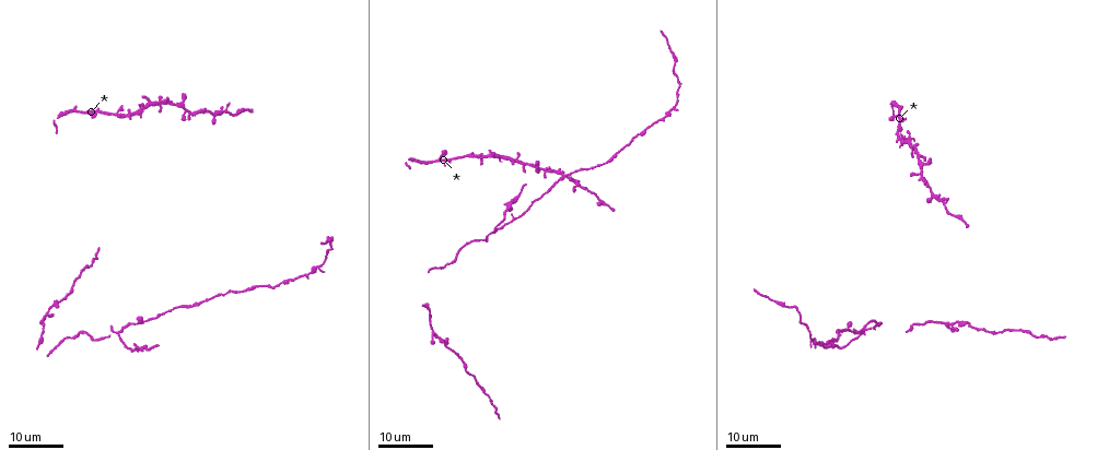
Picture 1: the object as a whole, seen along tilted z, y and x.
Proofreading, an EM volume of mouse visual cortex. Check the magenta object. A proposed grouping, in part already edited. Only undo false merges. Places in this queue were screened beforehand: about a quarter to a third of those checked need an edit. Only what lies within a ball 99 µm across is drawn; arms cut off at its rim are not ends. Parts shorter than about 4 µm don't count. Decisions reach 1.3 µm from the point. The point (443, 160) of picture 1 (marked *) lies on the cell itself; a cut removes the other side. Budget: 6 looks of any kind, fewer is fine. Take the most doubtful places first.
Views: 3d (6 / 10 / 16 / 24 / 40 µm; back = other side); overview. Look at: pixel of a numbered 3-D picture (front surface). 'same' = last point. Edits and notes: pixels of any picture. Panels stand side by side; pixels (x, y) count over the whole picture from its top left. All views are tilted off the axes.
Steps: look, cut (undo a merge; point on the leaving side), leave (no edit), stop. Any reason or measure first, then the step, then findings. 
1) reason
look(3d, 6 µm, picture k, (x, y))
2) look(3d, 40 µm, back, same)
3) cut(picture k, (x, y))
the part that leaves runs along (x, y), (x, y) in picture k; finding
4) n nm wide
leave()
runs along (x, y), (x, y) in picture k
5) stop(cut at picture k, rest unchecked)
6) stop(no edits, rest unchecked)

three-way junction
look(3d, 24 µm, picture 1, (214, 116))

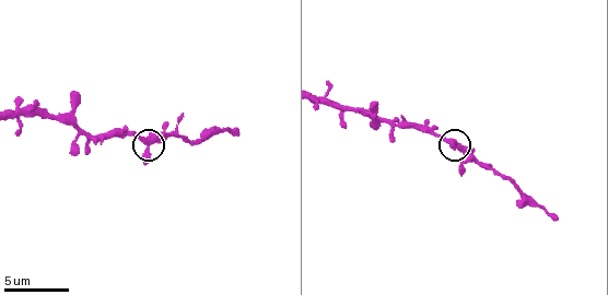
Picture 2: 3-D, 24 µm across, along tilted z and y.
zoom in
look(3d, 6 µm, picture 2, (150, 144))

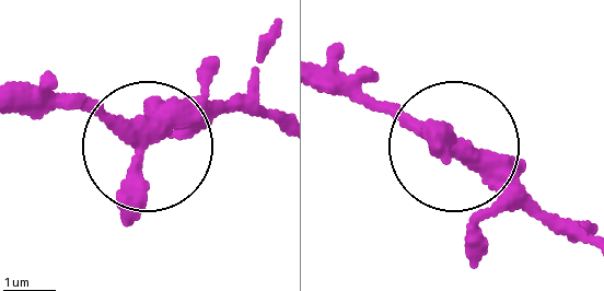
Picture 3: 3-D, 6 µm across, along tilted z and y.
290 nm wide
leave()
all the same cell

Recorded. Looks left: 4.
three arms meet
look(3d, 24 µm, picture 1, (491, 231))

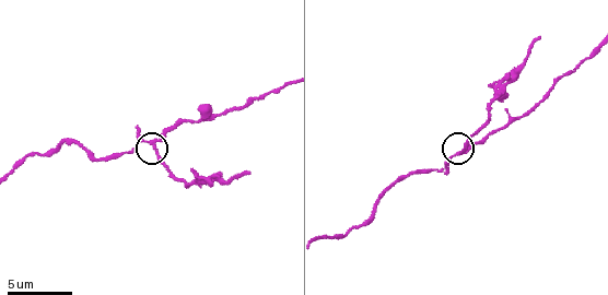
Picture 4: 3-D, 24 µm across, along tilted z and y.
look(3d, 6 µm, picture 4, (458, 154))

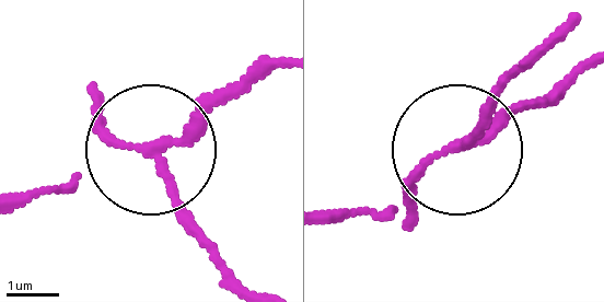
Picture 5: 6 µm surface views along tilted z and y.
150 nm wide
cut(picture 5, (184, 212))
the part that leaves runs along (173, 144), (169, 184), (229, 277) in picture 5; two cells meet here

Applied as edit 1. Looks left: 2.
thin neck
look(3d, 10 µm, picture 4, (520, 115))

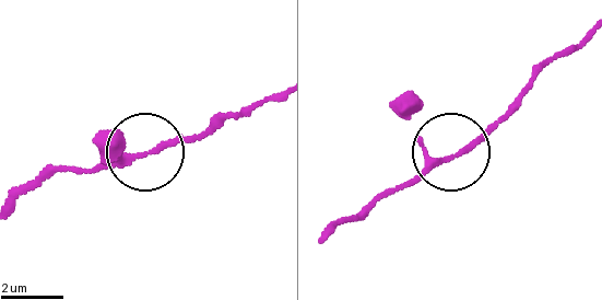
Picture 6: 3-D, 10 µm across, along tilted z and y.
look(3d, 10 µm, back, picture 6, (149, 152))

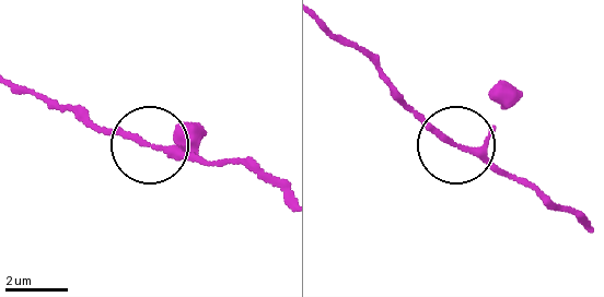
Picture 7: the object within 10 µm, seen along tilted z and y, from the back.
160 nm wide
leave()
runs along (19, 84), (109, 130), (212, 165) in picture 7; continuous, no second cell

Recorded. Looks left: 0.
stop(cut at picture 5, rest unchecked)

